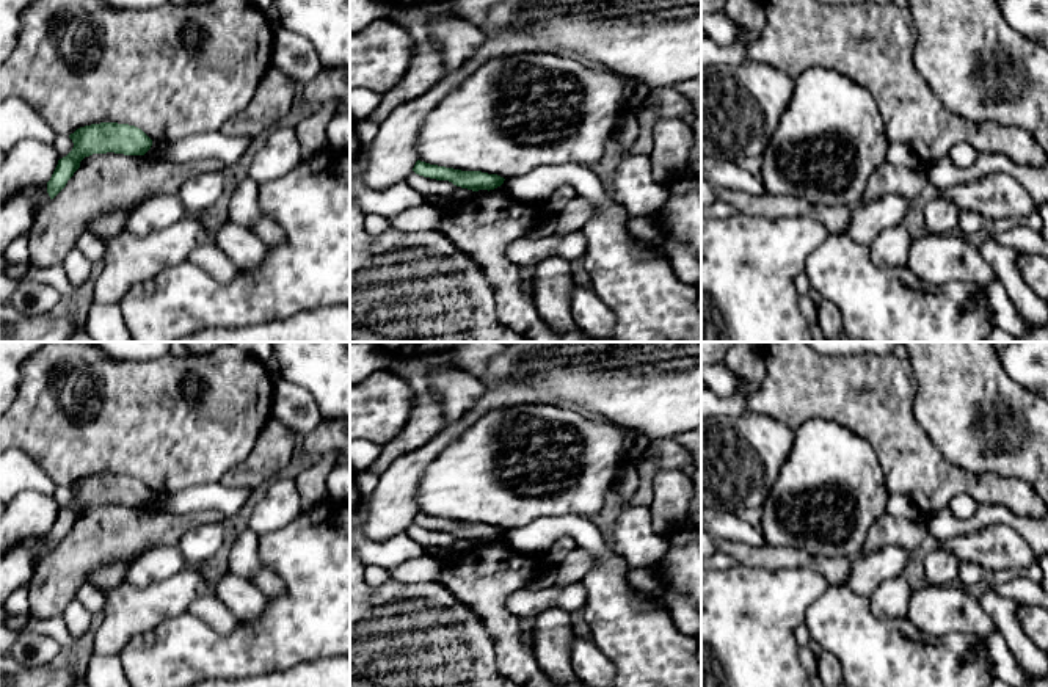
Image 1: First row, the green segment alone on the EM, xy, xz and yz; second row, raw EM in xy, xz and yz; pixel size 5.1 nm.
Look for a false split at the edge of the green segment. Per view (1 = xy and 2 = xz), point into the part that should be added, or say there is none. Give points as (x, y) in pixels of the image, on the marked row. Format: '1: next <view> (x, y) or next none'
1: next none
2: next none

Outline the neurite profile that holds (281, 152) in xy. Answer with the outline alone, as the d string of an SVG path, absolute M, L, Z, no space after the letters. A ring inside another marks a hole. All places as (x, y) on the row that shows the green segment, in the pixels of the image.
M276 127L270 132L265 146L253 157L248 177L262 185L290 173L303 158L295 127Z

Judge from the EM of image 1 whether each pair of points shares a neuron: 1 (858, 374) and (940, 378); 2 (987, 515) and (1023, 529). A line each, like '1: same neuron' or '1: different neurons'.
1: different neurons
2: same neuron

